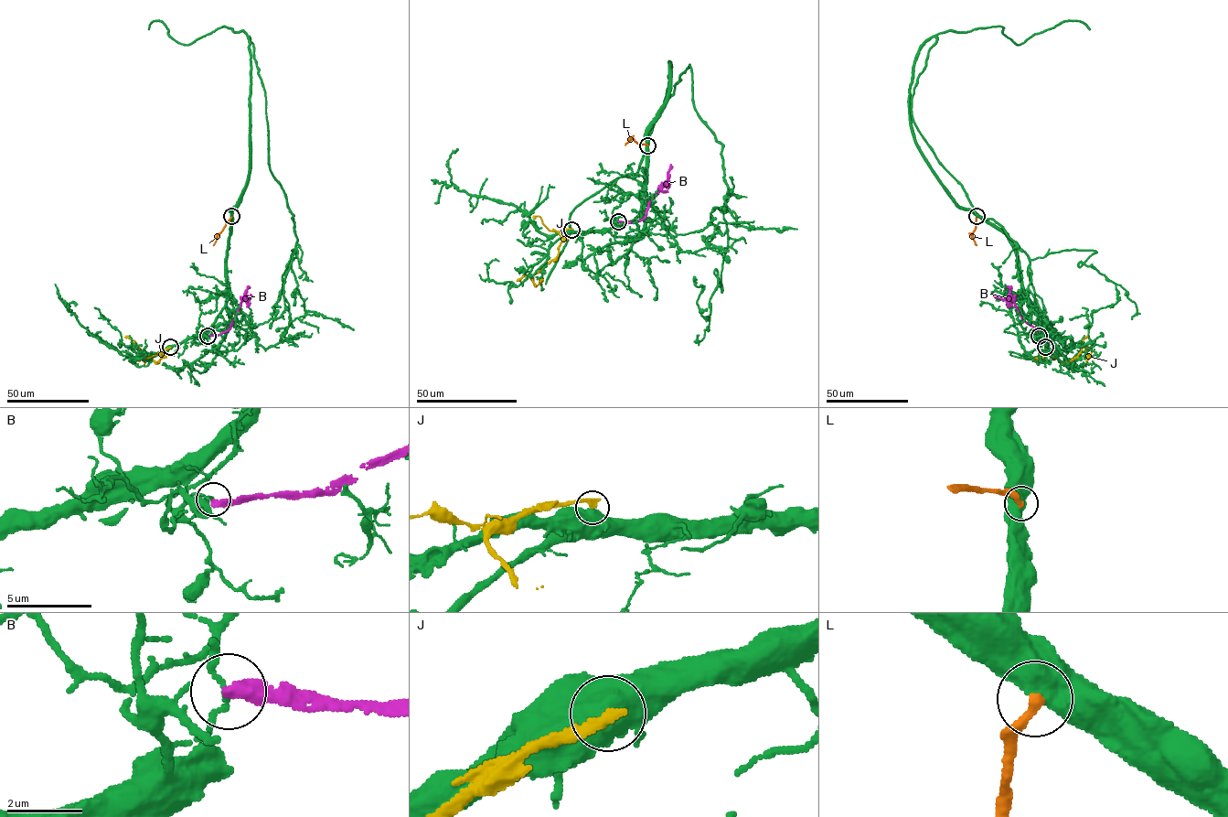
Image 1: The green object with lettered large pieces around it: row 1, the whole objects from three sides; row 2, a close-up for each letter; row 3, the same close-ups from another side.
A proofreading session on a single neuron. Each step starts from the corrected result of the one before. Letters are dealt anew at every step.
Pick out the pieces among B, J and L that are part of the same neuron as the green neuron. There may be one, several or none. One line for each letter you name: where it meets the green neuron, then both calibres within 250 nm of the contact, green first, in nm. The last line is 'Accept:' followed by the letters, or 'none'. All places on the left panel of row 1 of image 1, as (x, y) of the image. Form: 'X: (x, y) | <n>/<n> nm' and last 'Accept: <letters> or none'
Accept: none

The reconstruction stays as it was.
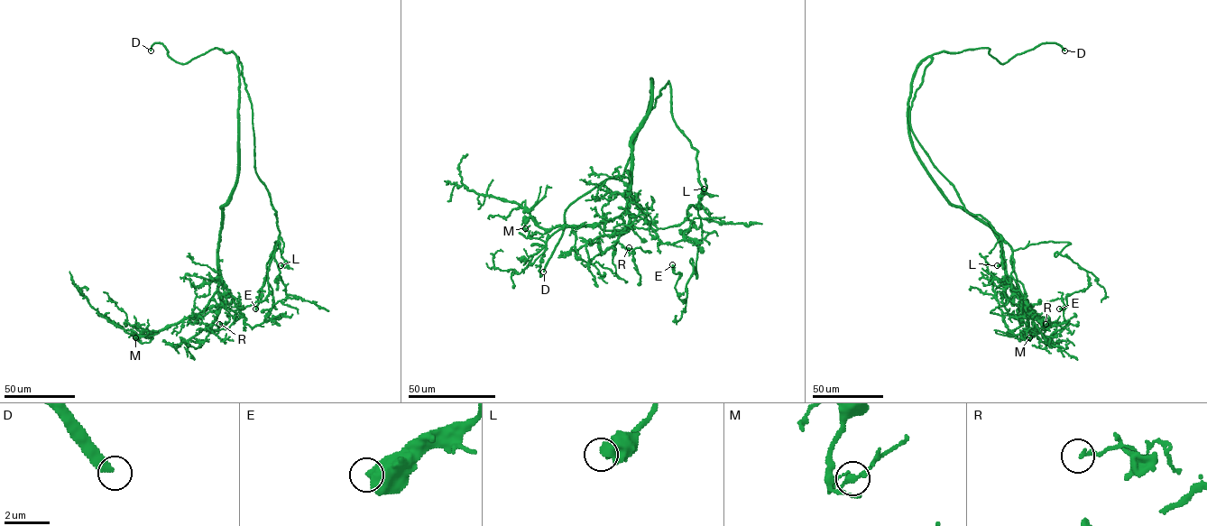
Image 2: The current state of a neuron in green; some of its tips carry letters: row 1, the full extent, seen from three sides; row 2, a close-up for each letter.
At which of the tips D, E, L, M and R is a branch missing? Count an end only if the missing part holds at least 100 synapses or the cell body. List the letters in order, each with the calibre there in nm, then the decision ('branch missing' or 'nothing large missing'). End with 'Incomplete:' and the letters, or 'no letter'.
D: 320 nm thick; branch missing
E: 600 nm thick; nothing large missing
L: 480 nm thick; nothing large missing
M: 130 nm thick; nothing large missing
R: 170 nm thick; nothing large missing
Incomplete: D

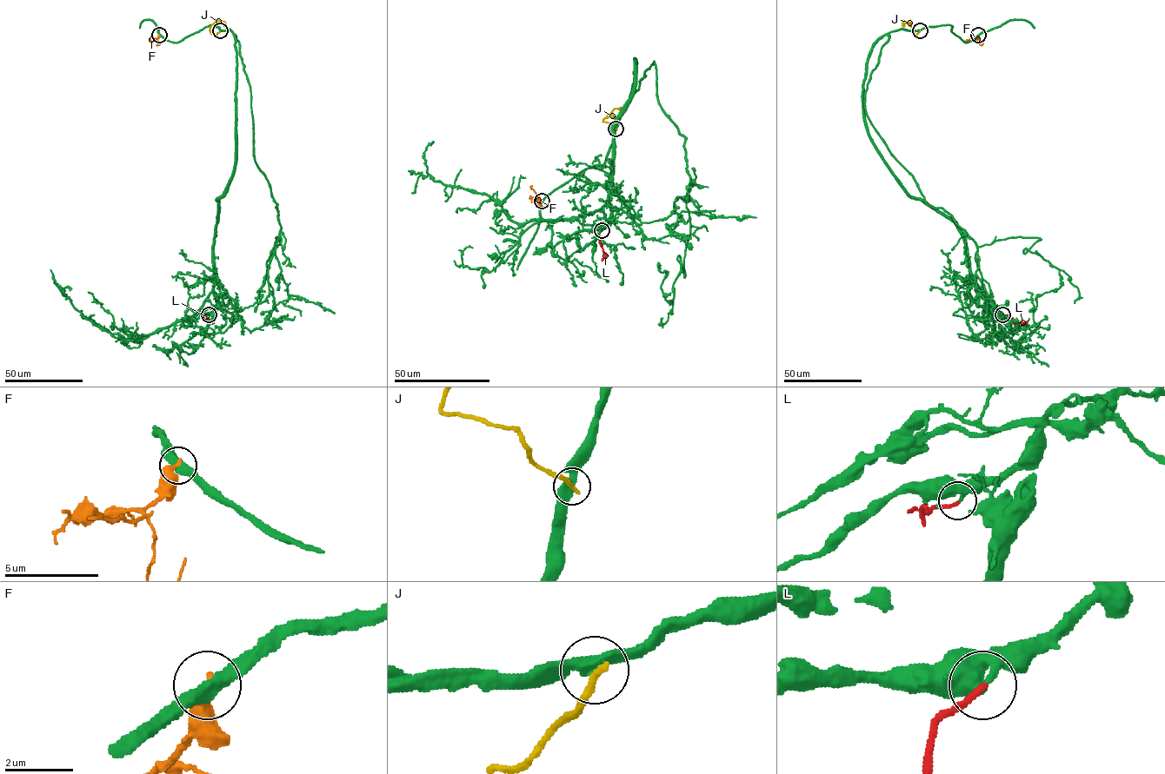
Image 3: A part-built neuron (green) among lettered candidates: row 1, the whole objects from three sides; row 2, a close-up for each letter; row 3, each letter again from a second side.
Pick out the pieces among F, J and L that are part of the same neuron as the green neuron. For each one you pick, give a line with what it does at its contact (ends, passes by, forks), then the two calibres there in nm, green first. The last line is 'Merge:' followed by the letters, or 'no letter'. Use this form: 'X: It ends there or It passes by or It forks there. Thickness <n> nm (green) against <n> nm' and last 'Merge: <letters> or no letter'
L: It ends there. Thickness 220 nm (green) against 180 nm
Merge: L

